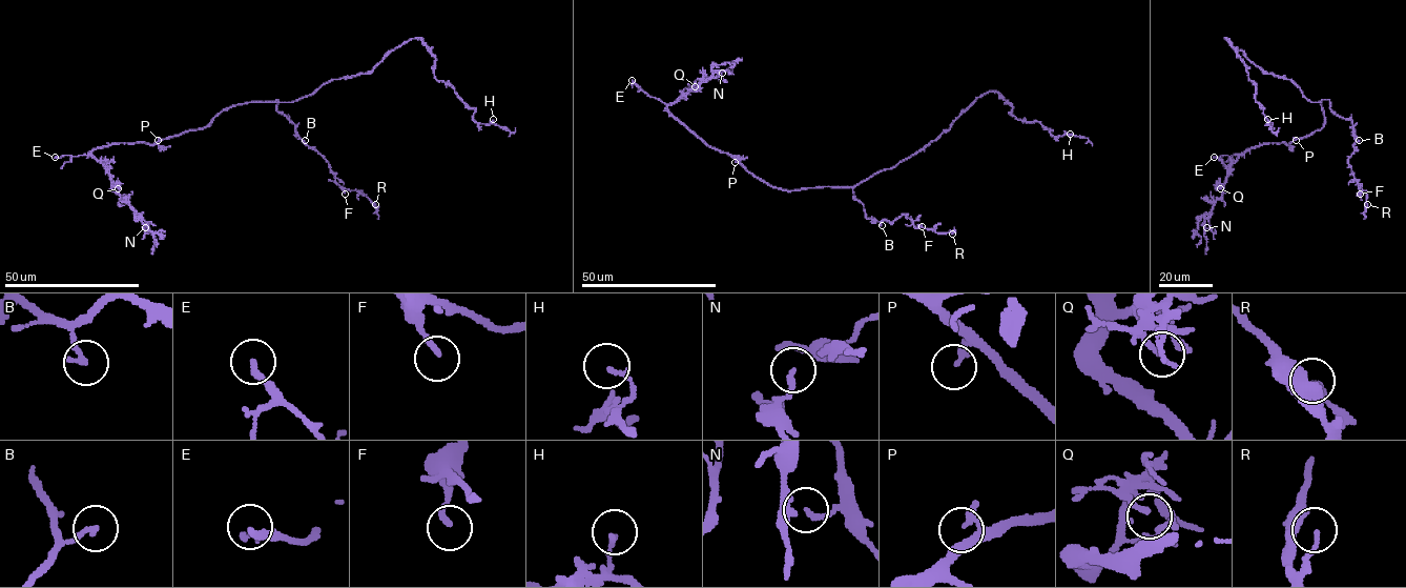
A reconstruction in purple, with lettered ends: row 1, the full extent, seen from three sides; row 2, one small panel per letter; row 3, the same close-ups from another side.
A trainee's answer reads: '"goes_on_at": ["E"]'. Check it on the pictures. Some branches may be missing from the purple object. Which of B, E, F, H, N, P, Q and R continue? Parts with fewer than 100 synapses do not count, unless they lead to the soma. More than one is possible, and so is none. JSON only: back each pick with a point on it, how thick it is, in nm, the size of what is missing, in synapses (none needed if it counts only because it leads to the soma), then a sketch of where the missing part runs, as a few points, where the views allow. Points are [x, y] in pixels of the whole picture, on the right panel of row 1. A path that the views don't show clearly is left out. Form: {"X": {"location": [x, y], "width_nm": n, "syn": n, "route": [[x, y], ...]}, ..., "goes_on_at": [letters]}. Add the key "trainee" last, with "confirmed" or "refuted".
{"E": {"location": [1214, 157], "width_nm": 220, "route": [[1214, 157], [1212, 162], [1223, 166], [1234, 178], [1243, 178]]}, "goes_on_at": ["E"], "trainee": "confirmed"}

